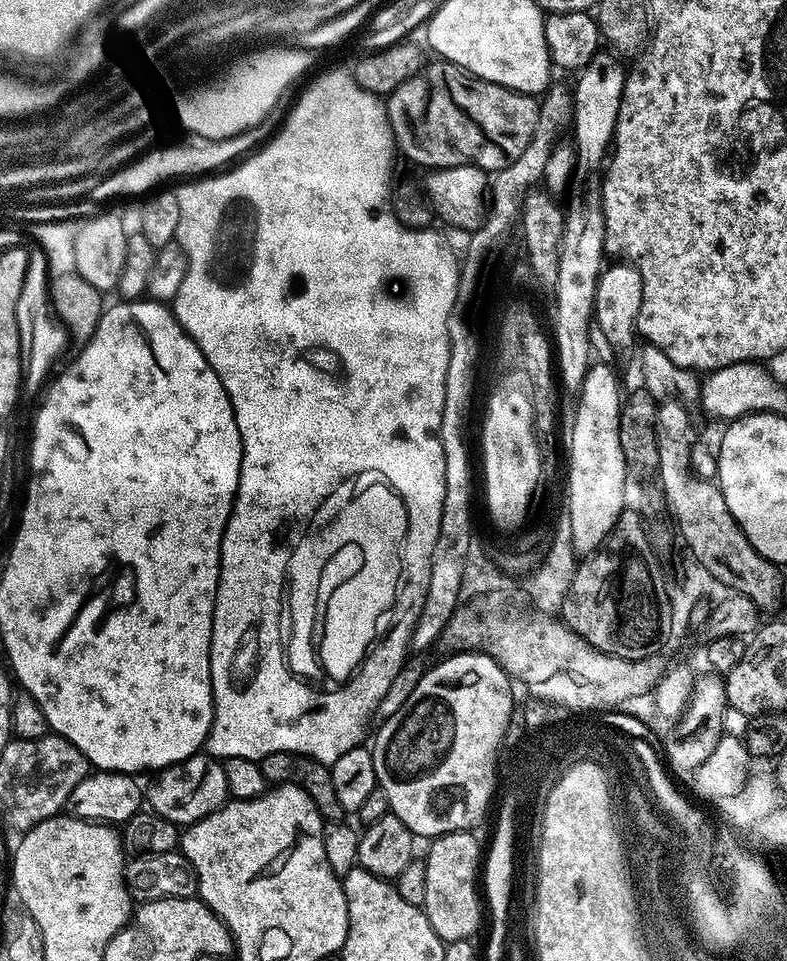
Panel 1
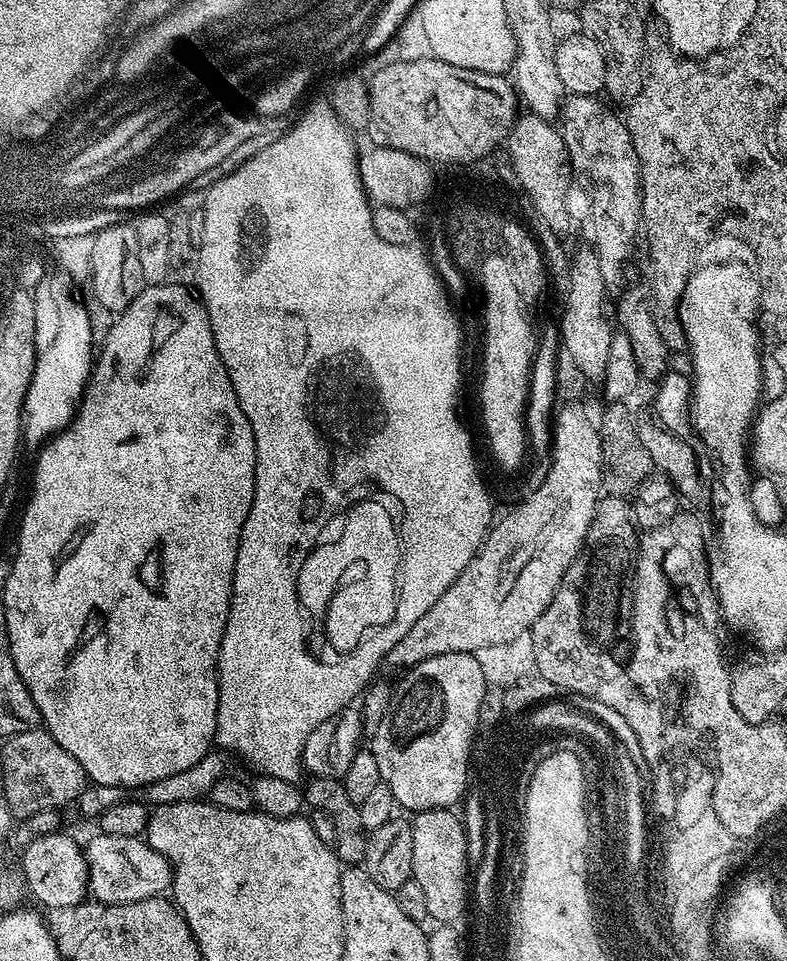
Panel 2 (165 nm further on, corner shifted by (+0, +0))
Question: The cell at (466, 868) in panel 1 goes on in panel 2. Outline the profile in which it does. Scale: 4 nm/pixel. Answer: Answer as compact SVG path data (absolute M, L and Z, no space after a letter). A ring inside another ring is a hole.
M431 808L415 813L410 823L414 830L412 879L418 881L426 897L426 910L436 922L456 922L470 900L468 836L464 824L452 808Z

